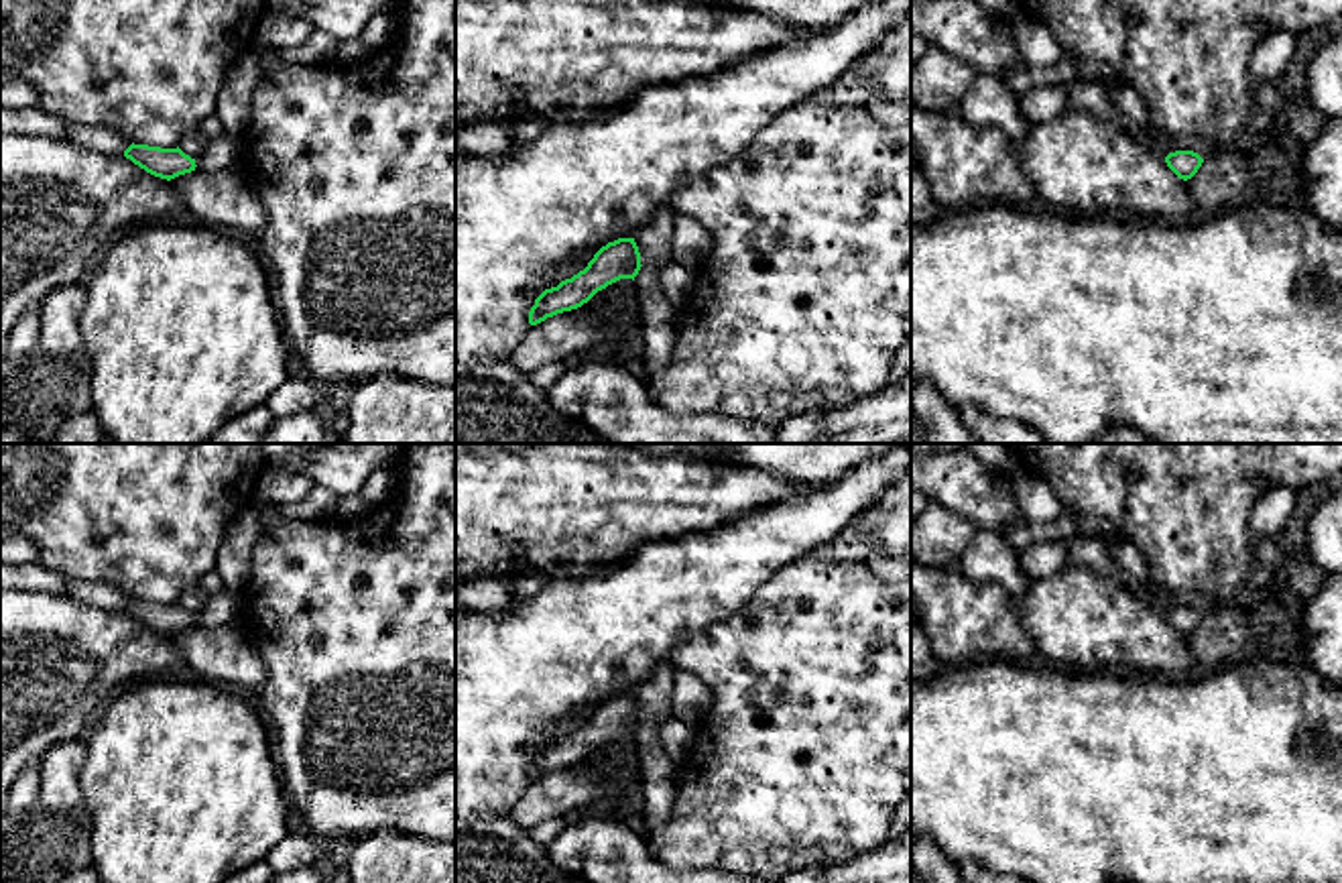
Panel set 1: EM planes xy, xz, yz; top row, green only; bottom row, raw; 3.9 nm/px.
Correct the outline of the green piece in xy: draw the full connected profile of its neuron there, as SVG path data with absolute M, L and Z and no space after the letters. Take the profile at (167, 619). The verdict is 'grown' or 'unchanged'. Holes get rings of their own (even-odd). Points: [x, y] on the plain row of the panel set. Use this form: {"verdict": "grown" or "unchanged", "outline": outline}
{"verdict": "unchanged", "outline": "M130 600L124 606L124 612L130 614L134 621L144 625L146 629L161 633L161 635L175 635L179 631L195 627L195 614L185 610L179 602L177 604L161 604L148 600Z"}

